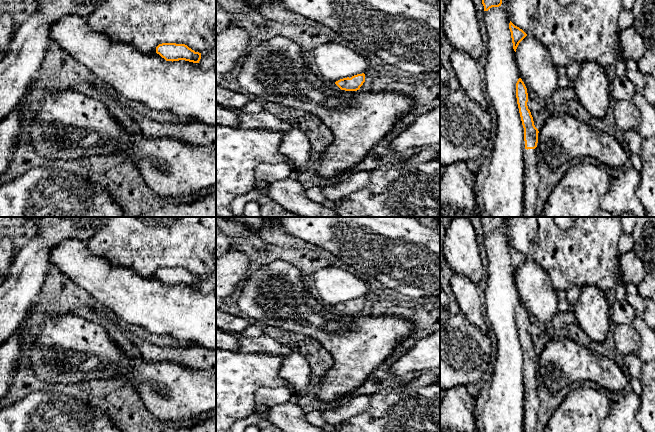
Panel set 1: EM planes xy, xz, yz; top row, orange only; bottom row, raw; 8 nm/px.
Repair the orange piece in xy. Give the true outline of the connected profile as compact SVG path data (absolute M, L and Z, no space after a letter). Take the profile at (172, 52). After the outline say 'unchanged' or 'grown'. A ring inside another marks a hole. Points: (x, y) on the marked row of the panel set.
M162 43L156 47L156 53L166 61L185 60L193 63L199 63L201 53L195 52L185 44Z; unchanged

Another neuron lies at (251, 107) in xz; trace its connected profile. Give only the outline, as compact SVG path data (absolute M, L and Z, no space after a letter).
M249 101L239 111L243 114L255 114L264 111L264 108L257 102Z

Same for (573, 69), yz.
M574 62L572 64L570 64L569 66L567 66L567 71L566 71L566 76L569 78L569 80L574 83L578 73L581 69L581 64L580 62Z

